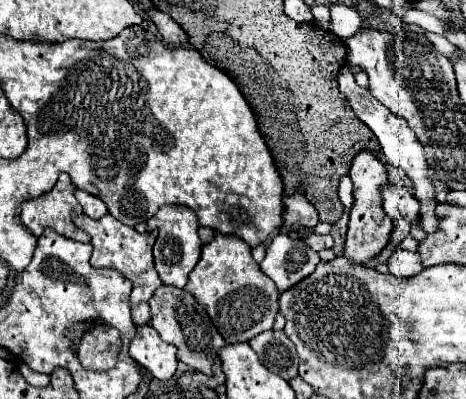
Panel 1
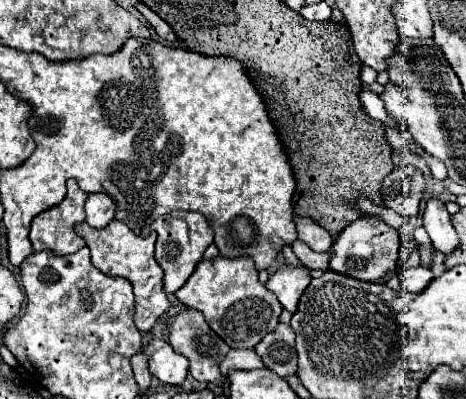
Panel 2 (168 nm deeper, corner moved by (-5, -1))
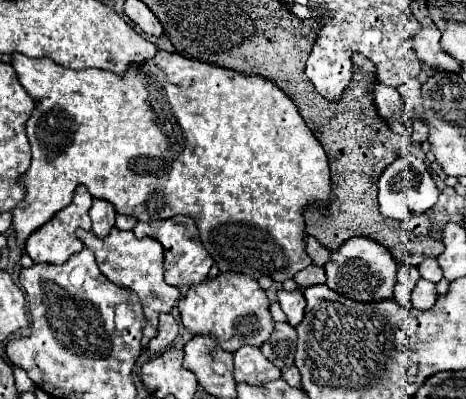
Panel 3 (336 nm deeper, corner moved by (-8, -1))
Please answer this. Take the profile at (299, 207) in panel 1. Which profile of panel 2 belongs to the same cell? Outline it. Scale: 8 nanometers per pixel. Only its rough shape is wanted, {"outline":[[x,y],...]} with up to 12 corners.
{"outline":[[293,216],[299,240],[317,252],[331,248],[331,236],[311,218]]}

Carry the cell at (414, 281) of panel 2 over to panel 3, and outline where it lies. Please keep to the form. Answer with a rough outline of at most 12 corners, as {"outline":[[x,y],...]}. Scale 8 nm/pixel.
{"outline":[[420,280],[412,291],[412,306],[432,308],[436,284]]}

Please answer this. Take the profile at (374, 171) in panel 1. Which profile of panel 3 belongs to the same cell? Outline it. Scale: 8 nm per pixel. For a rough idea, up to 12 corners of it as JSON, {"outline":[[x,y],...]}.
{"outline":[[368,238],[332,252],[326,286],[360,302],[394,298],[398,264]]}

